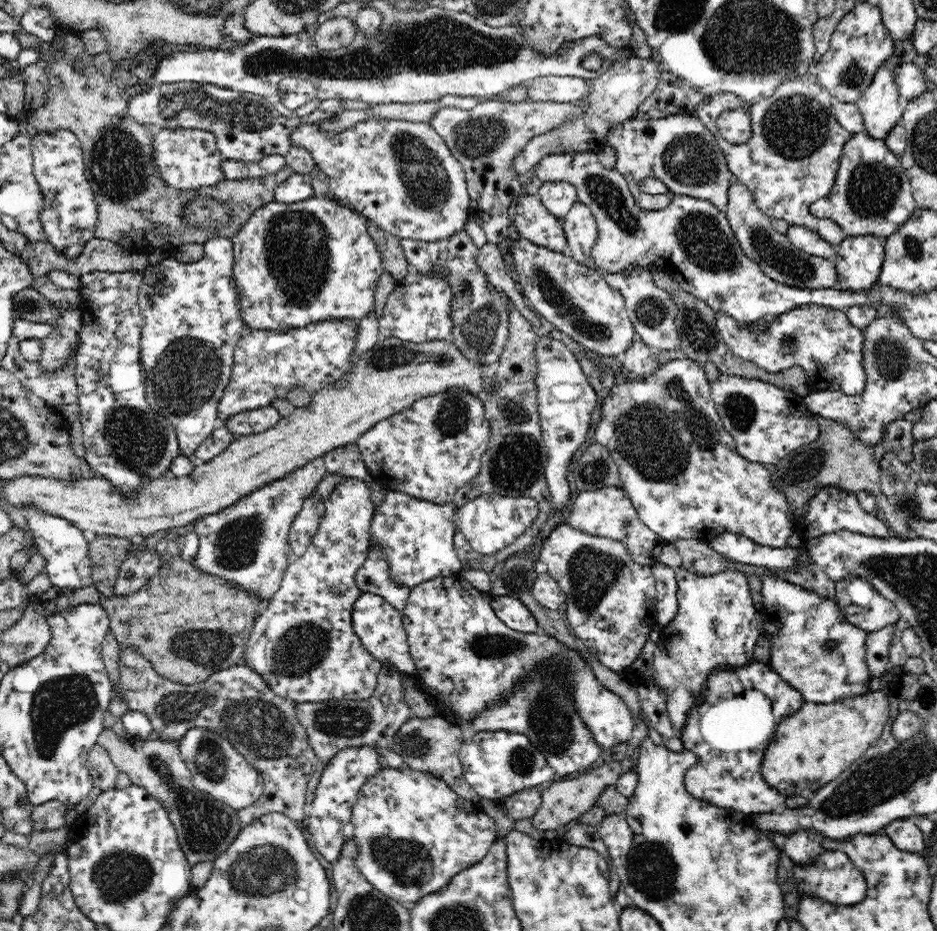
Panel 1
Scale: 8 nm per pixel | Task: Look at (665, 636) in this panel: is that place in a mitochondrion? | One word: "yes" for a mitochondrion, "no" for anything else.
no

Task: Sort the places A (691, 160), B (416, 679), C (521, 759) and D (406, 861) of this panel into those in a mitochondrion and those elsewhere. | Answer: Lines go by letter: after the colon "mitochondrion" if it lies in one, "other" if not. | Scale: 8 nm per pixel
A: mitochondrion
B: other
C: mitochondrion
D: mitochondrion

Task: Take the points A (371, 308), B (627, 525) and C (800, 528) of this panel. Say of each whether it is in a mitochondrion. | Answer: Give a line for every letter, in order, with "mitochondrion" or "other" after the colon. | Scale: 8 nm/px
A: other
B: mitochondrion
C: other

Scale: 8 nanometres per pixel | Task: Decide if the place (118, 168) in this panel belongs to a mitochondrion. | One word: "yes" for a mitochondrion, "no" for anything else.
yes

